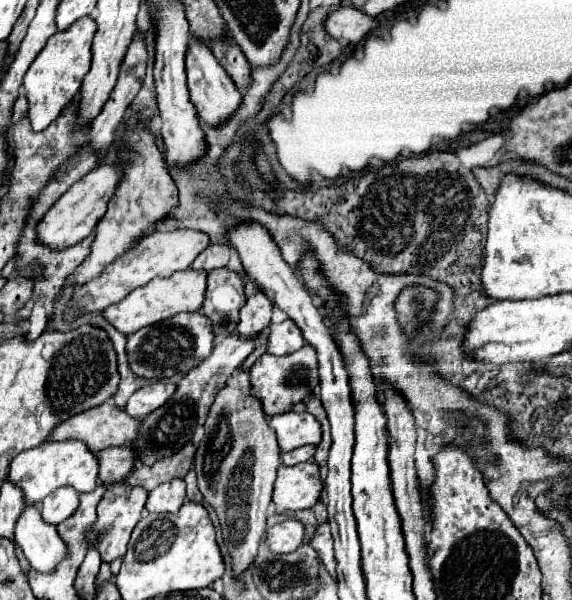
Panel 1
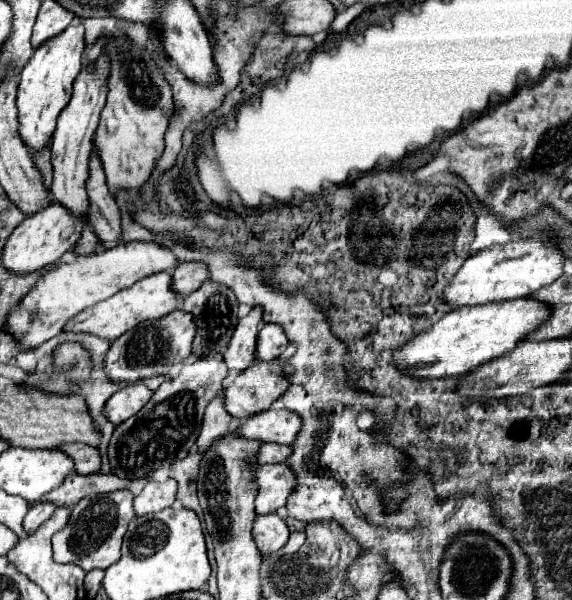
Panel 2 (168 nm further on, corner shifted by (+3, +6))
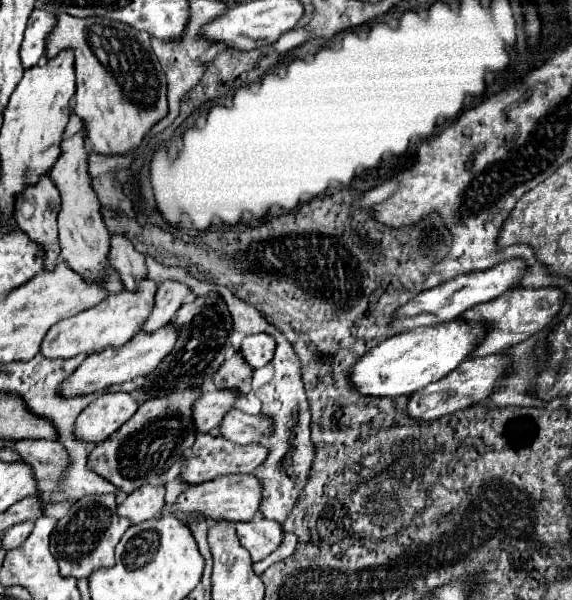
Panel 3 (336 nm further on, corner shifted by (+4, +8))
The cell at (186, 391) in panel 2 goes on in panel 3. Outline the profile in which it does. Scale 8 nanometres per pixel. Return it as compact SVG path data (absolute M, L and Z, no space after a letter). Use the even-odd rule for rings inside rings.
M185 388L181 392L169 392L167 396L149 398L139 406L129 422L125 422L117 432L91 450L91 468L127 494L147 482L155 484L157 476L165 474L193 446L197 438L193 402L199 396L201 388Z

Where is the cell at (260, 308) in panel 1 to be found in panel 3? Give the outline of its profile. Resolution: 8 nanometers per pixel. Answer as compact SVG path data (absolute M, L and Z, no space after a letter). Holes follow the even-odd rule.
M235 350L233 356L227 358L215 372L213 384L217 388L235 388L241 394L247 394L251 390L251 376L253 376L251 366L243 360L243 354Z

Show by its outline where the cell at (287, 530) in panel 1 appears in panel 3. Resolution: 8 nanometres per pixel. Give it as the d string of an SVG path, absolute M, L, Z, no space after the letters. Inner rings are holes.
M257 516L249 522L237 522L239 542L249 550L251 560L263 560L275 552L283 540L283 526L275 520Z

